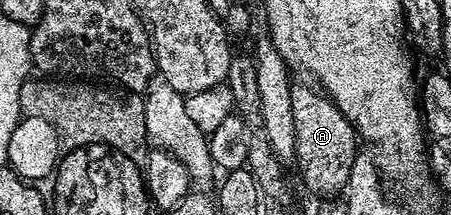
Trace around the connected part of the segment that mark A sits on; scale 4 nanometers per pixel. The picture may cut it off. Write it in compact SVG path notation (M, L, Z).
M291 83L292 120L296 122L296 146L294 155L302 180L310 192L322 198L334 198L338 191L349 185L352 162L359 155L359 137L350 119L334 105L334 101L321 87L310 84Z

